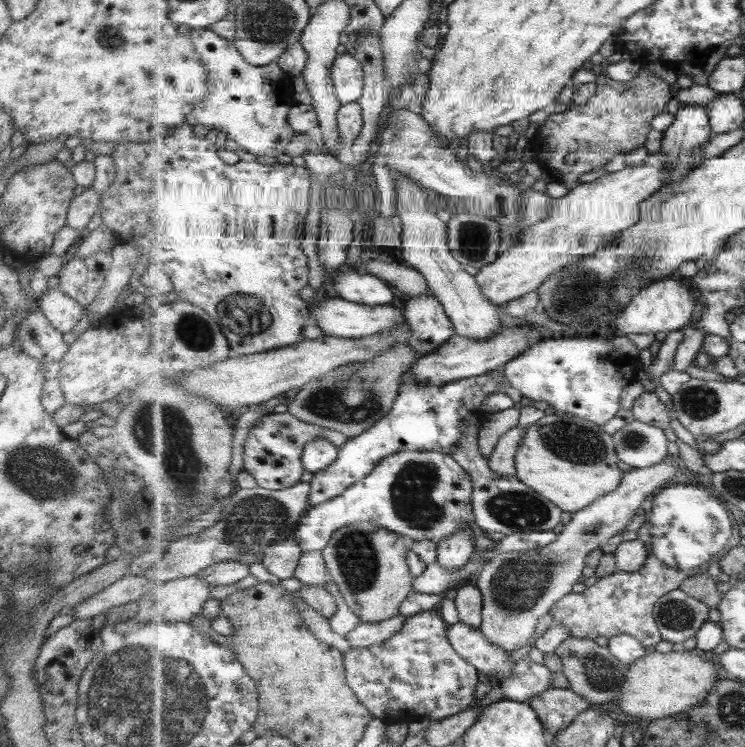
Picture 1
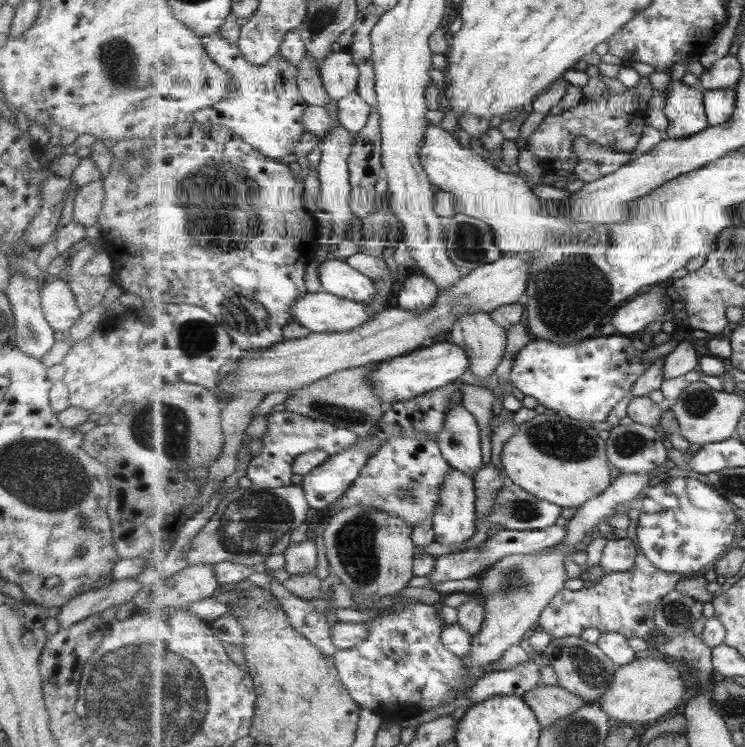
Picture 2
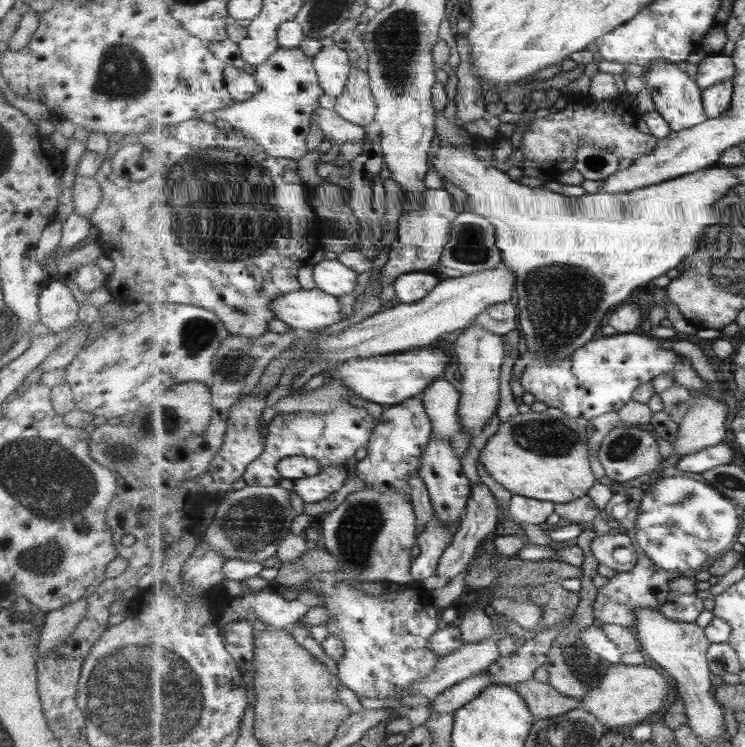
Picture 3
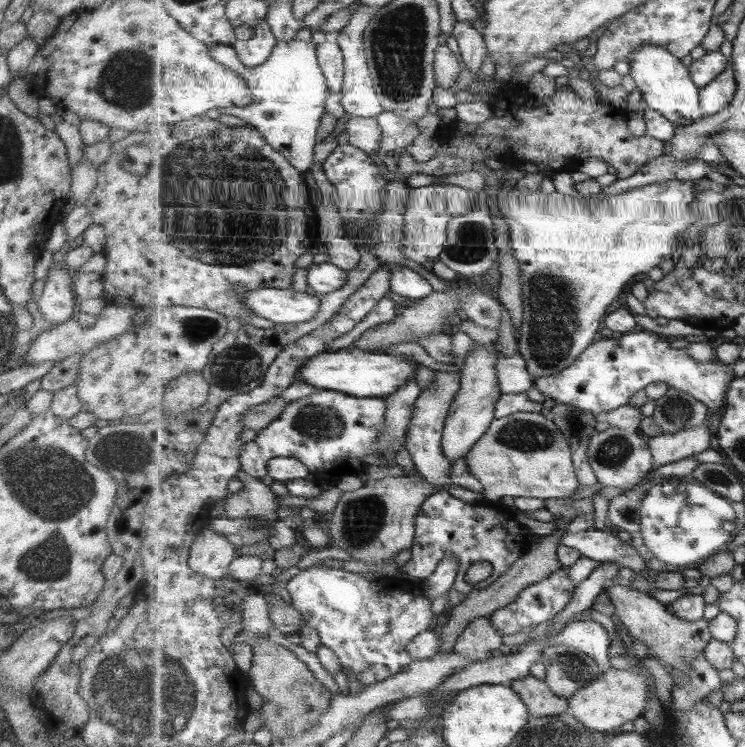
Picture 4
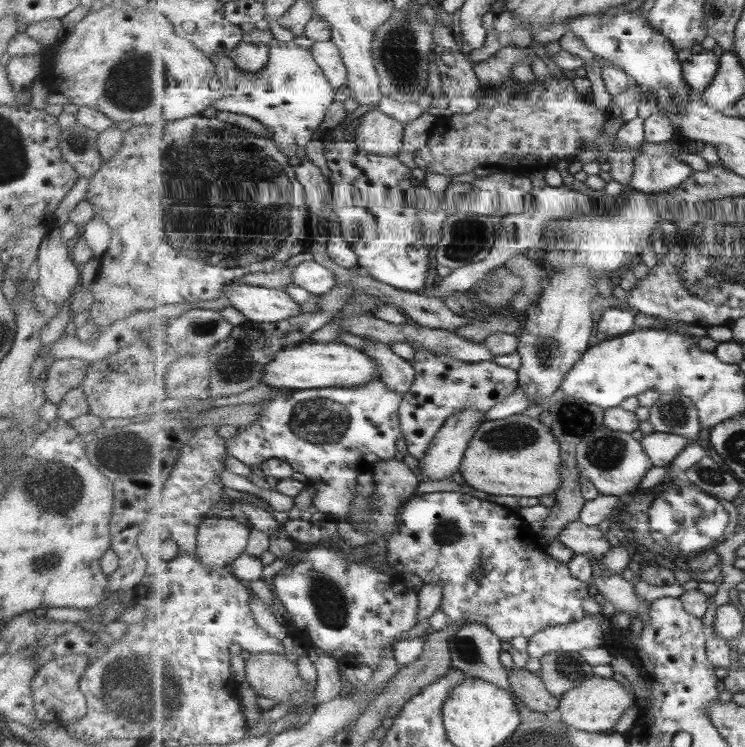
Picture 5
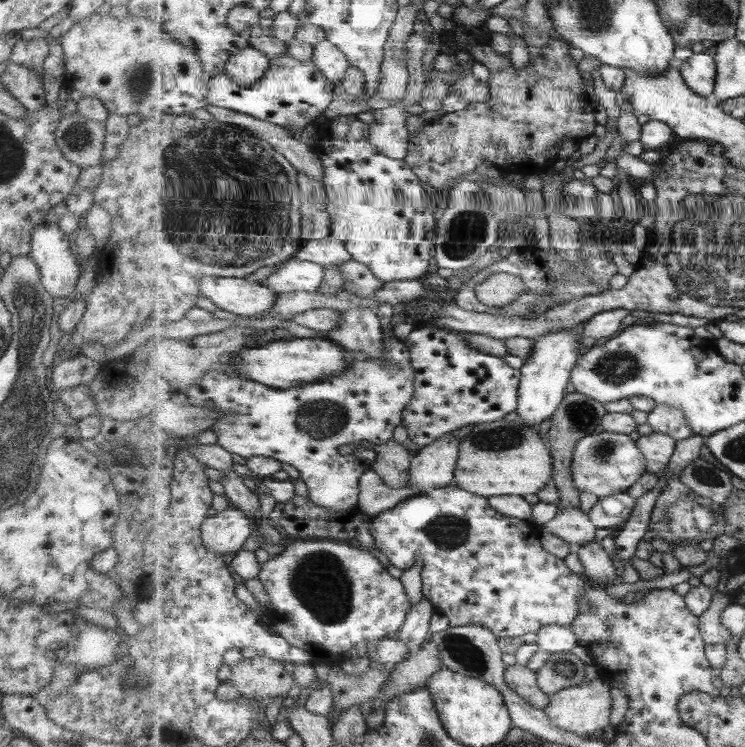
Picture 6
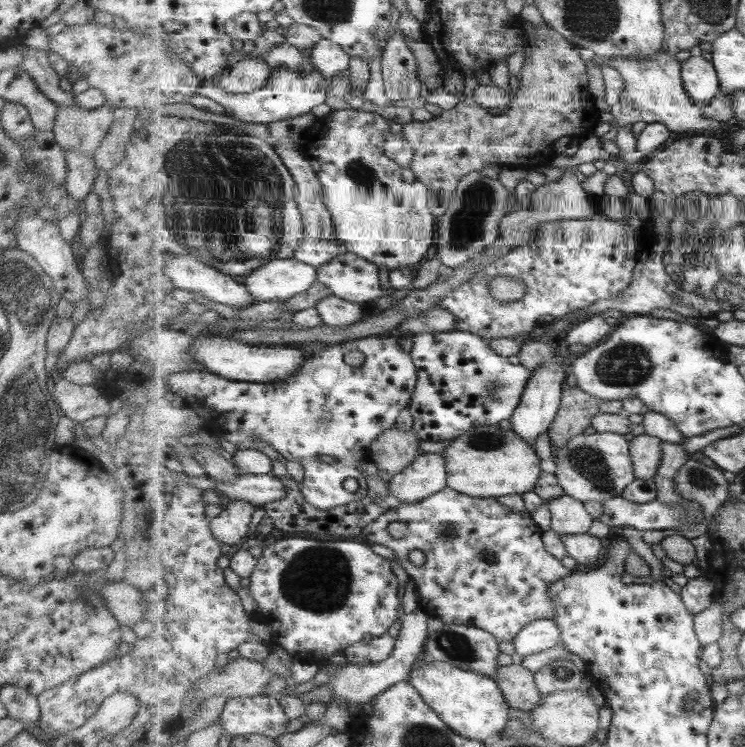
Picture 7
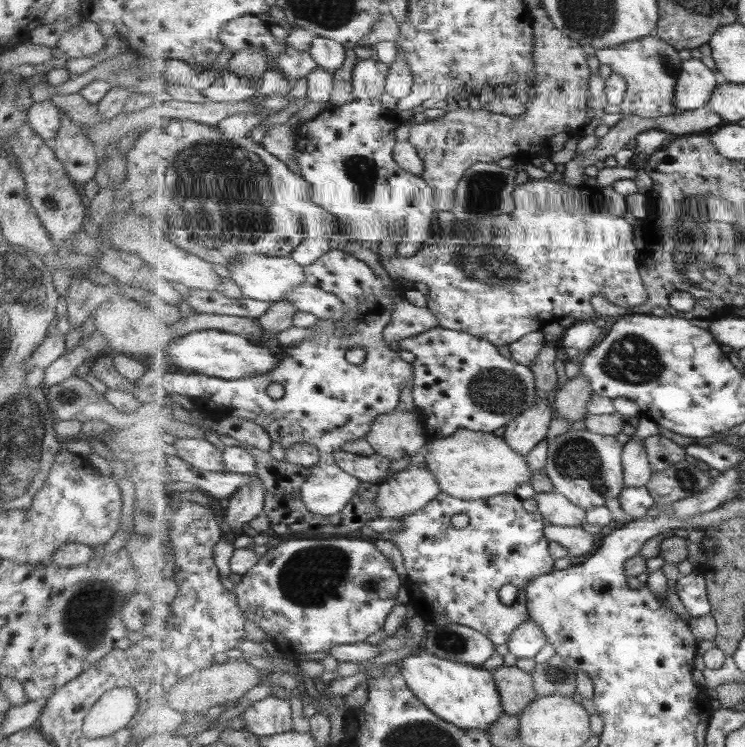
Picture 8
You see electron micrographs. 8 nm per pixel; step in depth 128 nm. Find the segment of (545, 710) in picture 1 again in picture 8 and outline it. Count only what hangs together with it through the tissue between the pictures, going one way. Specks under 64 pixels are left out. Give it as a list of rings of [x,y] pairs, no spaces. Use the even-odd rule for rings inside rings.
[[[501,666],[493,672],[505,713],[519,715],[539,698],[532,673],[523,672],[517,666]]]

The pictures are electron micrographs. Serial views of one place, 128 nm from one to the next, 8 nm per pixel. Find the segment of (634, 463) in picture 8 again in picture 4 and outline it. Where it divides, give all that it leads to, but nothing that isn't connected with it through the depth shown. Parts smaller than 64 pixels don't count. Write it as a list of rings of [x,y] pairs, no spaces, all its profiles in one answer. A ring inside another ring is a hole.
[[[701,424],[690,430],[651,437],[649,447],[655,462],[654,468],[701,454],[711,448],[711,440],[713,434],[709,432],[707,424]]]

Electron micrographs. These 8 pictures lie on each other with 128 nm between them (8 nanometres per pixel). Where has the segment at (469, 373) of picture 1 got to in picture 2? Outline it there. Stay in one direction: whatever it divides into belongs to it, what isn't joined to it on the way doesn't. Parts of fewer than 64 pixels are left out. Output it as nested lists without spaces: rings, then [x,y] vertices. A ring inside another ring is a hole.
[[[439,339],[429,347],[421,347],[407,355],[381,361],[379,368],[369,374],[369,381],[381,395],[384,404],[392,406],[395,403],[405,402],[420,397],[429,391],[448,388],[458,381],[469,370],[469,354],[461,346]]]

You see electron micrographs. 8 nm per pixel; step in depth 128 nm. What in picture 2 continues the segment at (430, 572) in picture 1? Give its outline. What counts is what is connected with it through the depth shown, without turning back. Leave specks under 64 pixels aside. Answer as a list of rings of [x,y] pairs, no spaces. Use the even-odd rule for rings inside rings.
[[[549,526],[543,530],[507,530],[503,529],[490,539],[485,540],[482,544],[476,547],[465,549],[457,553],[449,553],[448,555],[441,555],[437,558],[437,566],[433,569],[428,578],[431,579],[433,586],[435,584],[443,584],[449,580],[463,580],[463,578],[471,578],[475,574],[479,574],[481,570],[485,570],[488,566],[497,564],[497,561],[503,560],[505,556],[511,554],[531,554],[543,550],[543,548],[551,548],[560,545],[565,541],[569,533],[567,526]]]

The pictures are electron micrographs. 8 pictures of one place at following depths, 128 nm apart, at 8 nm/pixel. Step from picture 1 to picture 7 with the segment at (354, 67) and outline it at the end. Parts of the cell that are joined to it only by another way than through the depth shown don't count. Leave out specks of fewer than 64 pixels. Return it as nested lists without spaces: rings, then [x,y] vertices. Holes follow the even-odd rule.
[[[323,39],[311,50],[311,62],[315,70],[329,80],[344,73],[349,68],[351,55],[342,46],[331,40]]]

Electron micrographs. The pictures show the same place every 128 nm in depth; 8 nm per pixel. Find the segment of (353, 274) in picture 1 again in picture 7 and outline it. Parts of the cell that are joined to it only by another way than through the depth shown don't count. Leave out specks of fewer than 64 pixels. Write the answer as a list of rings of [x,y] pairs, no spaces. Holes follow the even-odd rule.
[[[277,258],[245,275],[244,283],[257,302],[287,301],[308,292],[317,278],[316,266],[296,258]]]

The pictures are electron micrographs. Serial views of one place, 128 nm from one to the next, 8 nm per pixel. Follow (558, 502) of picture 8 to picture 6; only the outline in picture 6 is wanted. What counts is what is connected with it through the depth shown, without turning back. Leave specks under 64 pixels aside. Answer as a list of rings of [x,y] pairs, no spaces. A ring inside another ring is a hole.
[[[569,506],[565,510],[558,510],[556,516],[548,523],[537,525],[542,532],[551,532],[563,540],[567,540],[573,547],[591,544],[595,541],[598,526],[589,518],[589,514],[581,507]]]

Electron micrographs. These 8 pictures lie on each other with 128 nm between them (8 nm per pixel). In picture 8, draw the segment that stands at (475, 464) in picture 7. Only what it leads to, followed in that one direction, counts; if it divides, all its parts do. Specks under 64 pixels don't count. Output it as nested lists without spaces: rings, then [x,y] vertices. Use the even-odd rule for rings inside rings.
[[[462,429],[447,438],[429,439],[426,448],[424,464],[437,477],[441,491],[455,498],[479,500],[511,494],[521,484],[530,482],[534,475],[525,455],[517,453],[504,436],[495,436],[493,432]]]

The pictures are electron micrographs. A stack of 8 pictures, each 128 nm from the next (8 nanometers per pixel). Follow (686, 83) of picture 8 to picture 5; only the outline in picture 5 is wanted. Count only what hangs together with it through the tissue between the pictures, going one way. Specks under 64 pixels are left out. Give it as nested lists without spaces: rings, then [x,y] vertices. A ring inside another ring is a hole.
[[[702,50],[683,63],[685,81],[695,92],[701,94],[715,80],[720,69],[720,56],[712,51]]]

